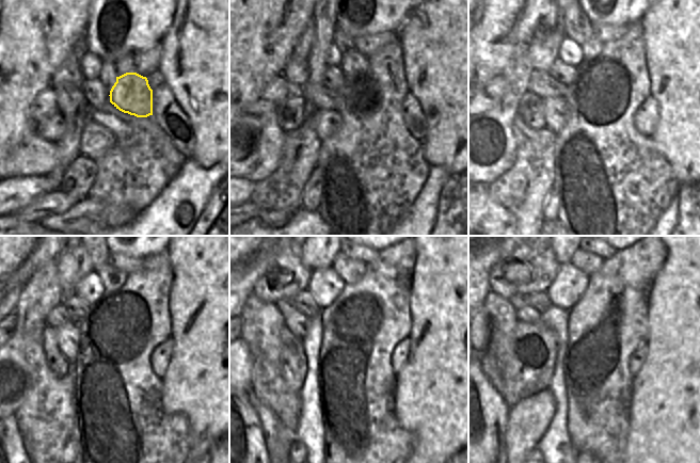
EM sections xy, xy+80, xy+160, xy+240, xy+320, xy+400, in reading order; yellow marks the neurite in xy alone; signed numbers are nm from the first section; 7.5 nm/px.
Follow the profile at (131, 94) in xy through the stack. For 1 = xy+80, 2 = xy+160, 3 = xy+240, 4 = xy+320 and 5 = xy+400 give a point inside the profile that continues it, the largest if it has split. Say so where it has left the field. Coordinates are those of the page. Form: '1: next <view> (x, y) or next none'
1: next xy+80 (353, 63)
2: next xy+160 (592, 47)
3: next xy+240 (112, 278)
4: next xy+320 (351, 271)
5: next xy+400 (588, 262)

